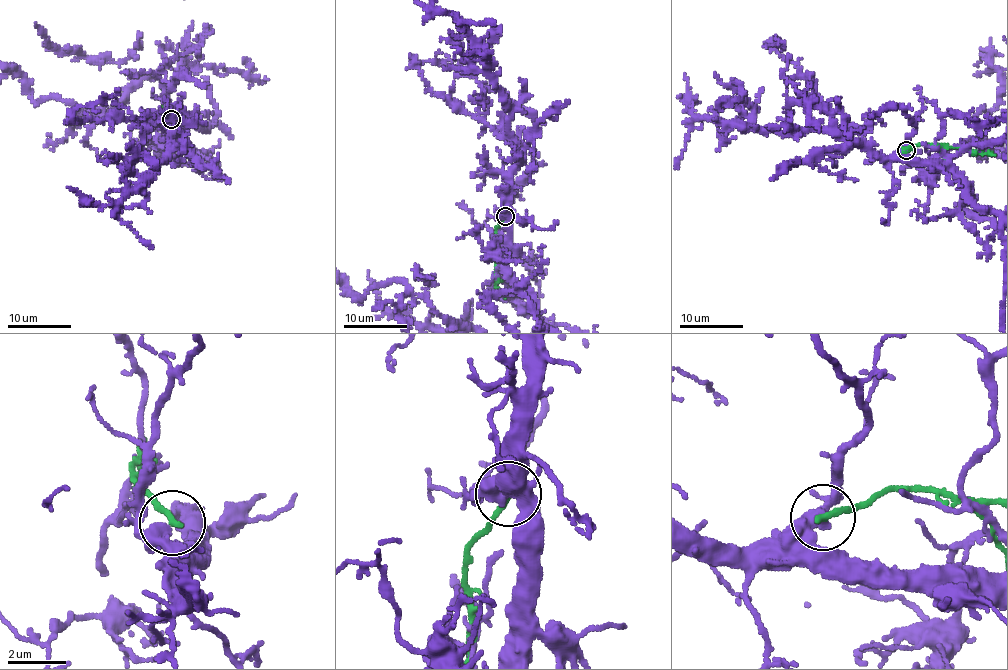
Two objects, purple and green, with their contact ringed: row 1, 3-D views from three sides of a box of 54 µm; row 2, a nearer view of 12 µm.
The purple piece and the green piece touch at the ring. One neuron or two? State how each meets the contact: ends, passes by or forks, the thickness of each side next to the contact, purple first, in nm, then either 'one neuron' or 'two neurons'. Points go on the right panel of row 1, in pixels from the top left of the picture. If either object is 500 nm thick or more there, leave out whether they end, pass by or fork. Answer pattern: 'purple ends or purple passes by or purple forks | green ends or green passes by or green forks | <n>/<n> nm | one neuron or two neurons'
purple passes by | green ends | 440/240 nm | two neurons

